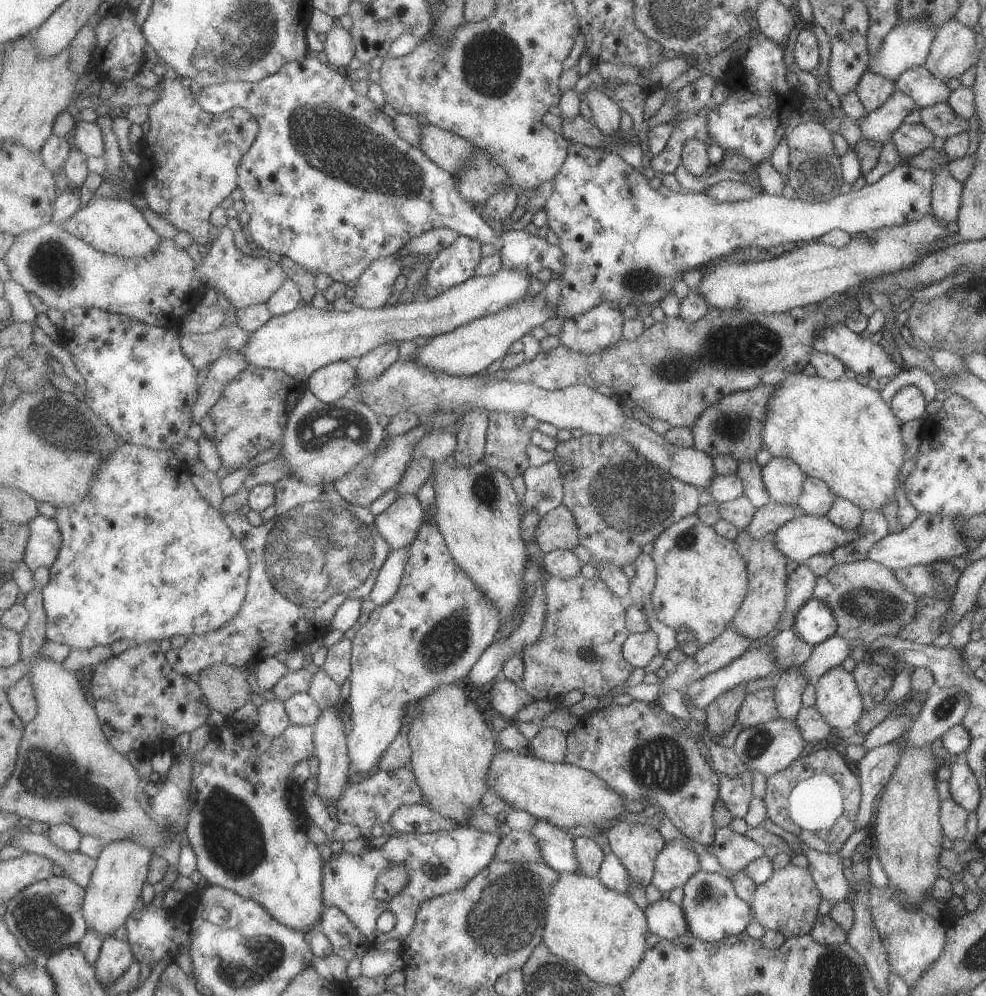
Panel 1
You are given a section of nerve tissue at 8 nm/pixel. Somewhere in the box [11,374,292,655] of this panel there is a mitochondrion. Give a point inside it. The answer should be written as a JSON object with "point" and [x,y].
{"point":[61,425]}

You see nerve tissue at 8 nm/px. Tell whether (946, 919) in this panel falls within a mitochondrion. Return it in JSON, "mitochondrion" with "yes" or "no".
{"mitochondrion":"no"}

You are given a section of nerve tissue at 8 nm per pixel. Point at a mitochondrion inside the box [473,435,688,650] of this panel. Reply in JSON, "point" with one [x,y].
{"point":[626,495]}

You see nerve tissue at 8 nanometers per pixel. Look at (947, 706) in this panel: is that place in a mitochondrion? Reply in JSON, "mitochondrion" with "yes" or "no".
{"mitochondrion":"yes"}

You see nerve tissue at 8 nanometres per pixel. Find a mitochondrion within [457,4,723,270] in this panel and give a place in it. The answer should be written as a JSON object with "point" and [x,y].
{"point":[491,63]}

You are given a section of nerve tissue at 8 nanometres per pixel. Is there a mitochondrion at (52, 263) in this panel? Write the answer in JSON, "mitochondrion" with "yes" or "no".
{"mitochondrion":"yes"}

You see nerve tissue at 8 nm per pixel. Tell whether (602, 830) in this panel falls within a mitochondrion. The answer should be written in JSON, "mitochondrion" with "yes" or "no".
{"mitochondrion":"no"}

